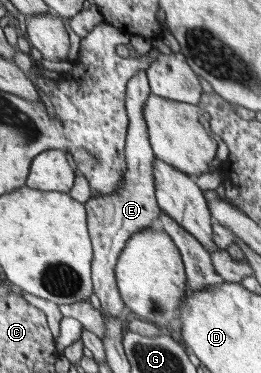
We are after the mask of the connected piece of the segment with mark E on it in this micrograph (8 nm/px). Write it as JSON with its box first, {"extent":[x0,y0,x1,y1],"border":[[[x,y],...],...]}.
{"extent":[85,70,162,320],"border":[[[141,70],[127,84],[127,111],[129,112],[129,134],[127,136],[127,164],[125,178],[112,195],[93,195],[85,202],[89,213],[89,232],[94,246],[93,284],[94,292],[100,300],[101,309],[107,316],[126,320],[130,314],[129,306],[123,301],[122,293],[116,282],[116,265],[126,244],[134,234],[158,225],[162,210],[156,194],[154,152],[144,109],[151,95],[151,84],[146,70]]]}

